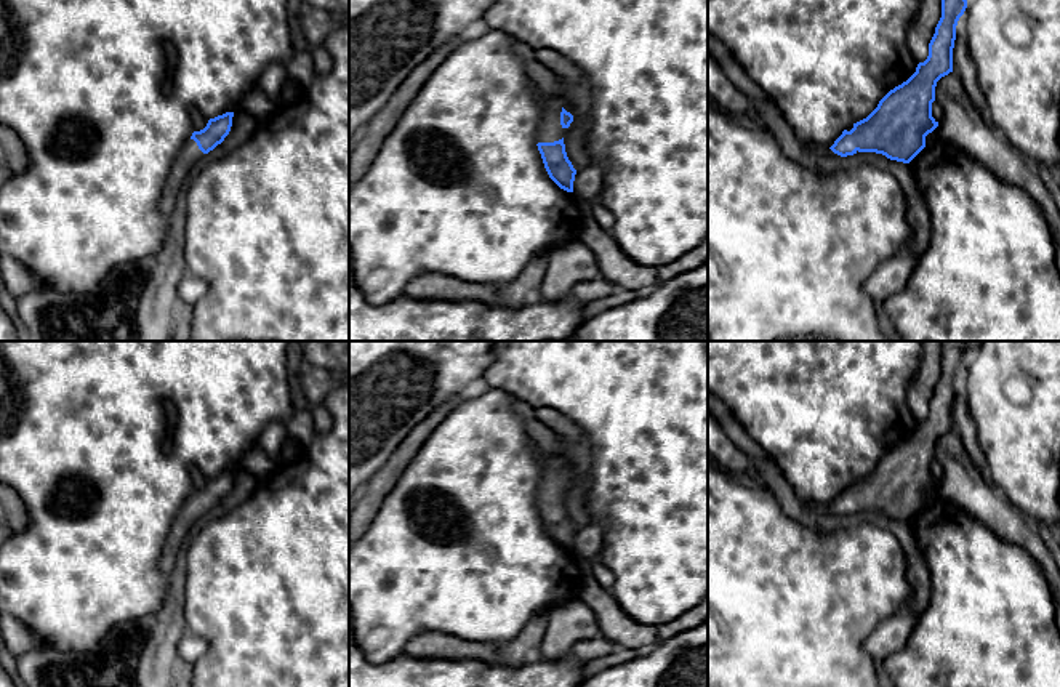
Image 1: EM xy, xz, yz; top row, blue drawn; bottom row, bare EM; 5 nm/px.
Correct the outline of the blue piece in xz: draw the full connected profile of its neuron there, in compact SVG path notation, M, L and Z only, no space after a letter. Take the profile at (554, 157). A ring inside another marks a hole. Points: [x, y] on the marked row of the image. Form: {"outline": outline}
{"outline": "M538 93L543 120L538 131L538 151L549 178L564 191L573 192L576 170L567 157L564 135L573 122L573 115L562 107L562 102L546 99Z"}

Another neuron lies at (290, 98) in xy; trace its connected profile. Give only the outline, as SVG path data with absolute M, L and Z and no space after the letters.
M287 80L277 109L280 112L287 112L299 106L303 101L303 94L296 90L296 86Z

